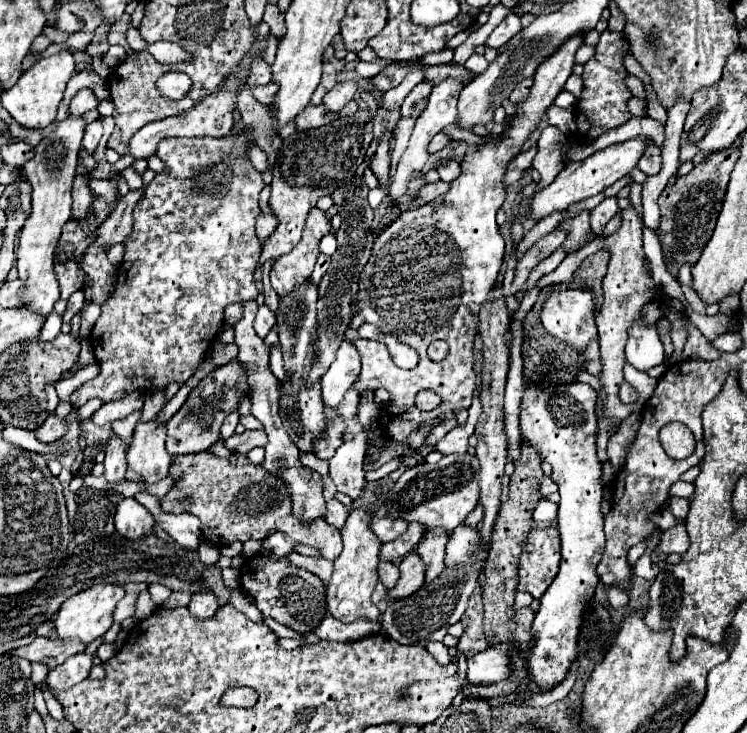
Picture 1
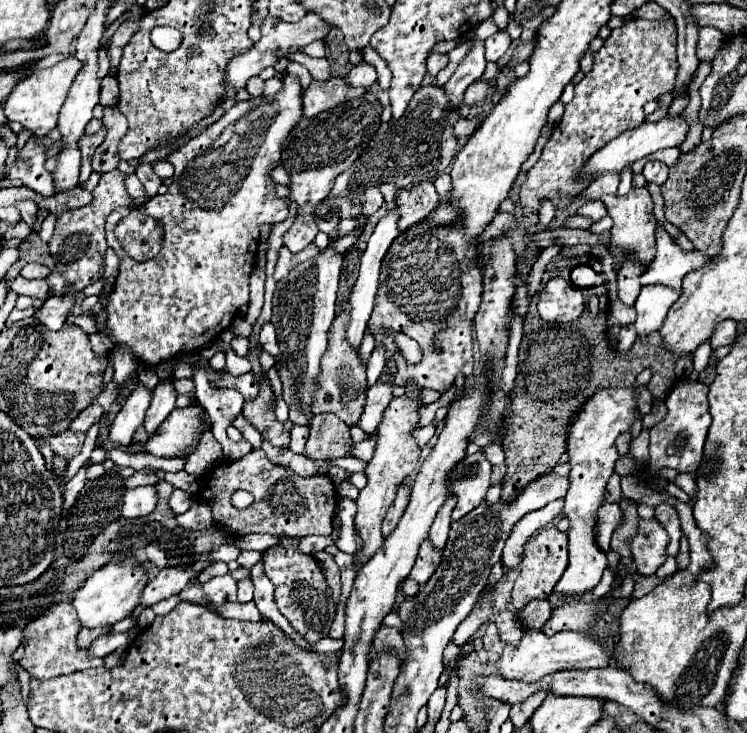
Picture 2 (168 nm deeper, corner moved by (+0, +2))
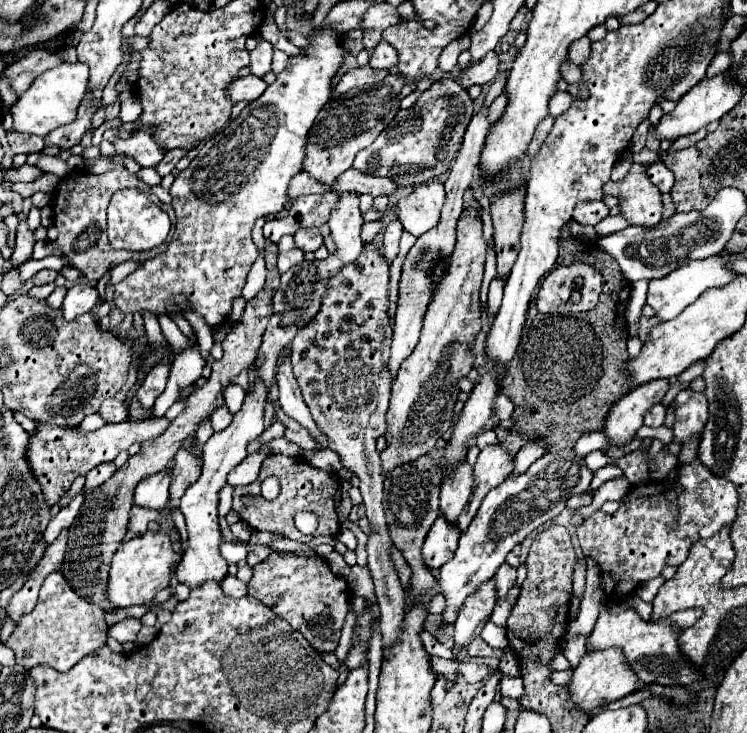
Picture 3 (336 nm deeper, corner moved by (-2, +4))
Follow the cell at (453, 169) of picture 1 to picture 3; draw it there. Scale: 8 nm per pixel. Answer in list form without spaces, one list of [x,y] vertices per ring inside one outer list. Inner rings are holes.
[[[451,78],[435,80],[431,88],[421,92],[413,108],[399,110],[385,132],[381,132],[369,148],[355,156],[353,168],[369,176],[389,176],[399,186],[425,184],[447,172],[457,148],[461,146],[461,136],[465,134],[471,116],[473,100],[467,90]]]

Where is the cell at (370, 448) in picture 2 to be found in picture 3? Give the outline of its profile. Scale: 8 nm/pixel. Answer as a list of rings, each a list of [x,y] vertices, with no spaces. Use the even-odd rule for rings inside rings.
[[[283,354],[283,360],[277,368],[277,386],[279,386],[279,404],[283,408],[283,412],[297,420],[309,434],[311,438],[317,442],[319,450],[327,450],[329,448],[329,438],[317,428],[315,420],[311,418],[311,412],[301,396],[301,388],[297,384],[297,380],[293,378],[293,370],[291,370],[291,360],[289,354]]]

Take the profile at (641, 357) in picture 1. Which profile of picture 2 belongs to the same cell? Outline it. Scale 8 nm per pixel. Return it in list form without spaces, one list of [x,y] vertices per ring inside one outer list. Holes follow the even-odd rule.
[[[659,284],[641,288],[641,294],[635,302],[635,308],[637,308],[635,328],[637,328],[639,338],[645,338],[651,332],[661,328],[667,316],[667,310],[679,300],[681,294],[683,294],[681,288],[673,290],[669,286],[659,286]]]

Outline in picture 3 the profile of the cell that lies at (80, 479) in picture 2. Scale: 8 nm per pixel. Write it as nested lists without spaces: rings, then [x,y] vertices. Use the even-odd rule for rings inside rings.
[[[55,570],[43,582],[35,610],[21,620],[23,622],[9,636],[7,646],[15,652],[17,664],[25,666],[27,670],[43,664],[57,672],[67,672],[87,654],[99,652],[107,642],[107,624],[103,620],[103,610],[97,604],[81,598],[67,584],[61,570]]]

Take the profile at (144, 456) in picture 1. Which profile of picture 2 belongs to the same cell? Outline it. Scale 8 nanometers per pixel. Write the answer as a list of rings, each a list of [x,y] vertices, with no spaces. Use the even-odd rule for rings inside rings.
[[[167,378],[167,380],[161,380],[155,390],[153,390],[153,400],[151,400],[151,406],[147,410],[147,416],[145,416],[145,428],[149,432],[149,436],[155,434],[155,430],[159,428],[159,424],[171,414],[171,410],[175,408],[175,398],[177,398],[177,392],[175,392],[175,386],[173,386],[175,378]]]

